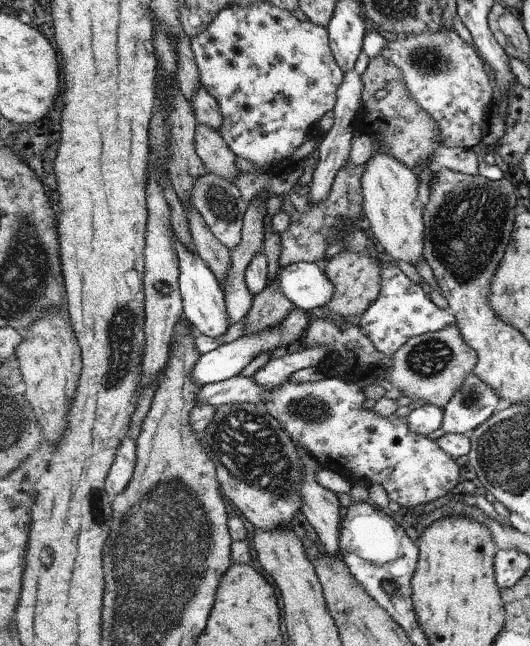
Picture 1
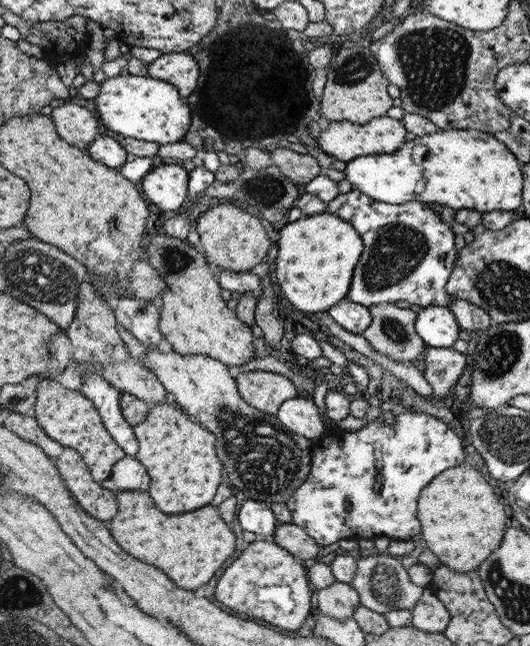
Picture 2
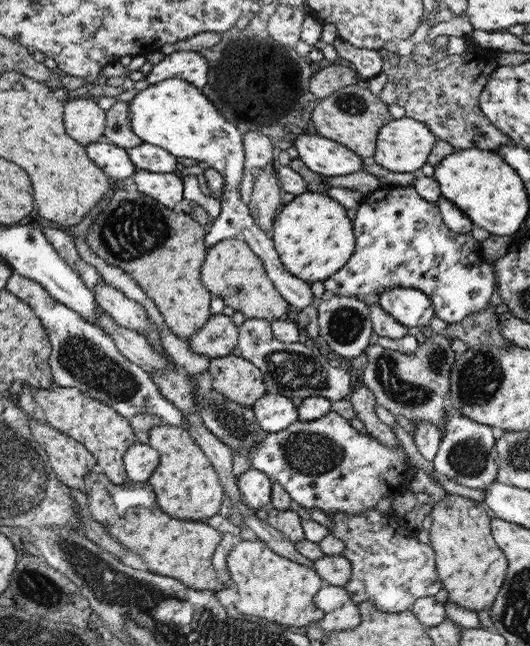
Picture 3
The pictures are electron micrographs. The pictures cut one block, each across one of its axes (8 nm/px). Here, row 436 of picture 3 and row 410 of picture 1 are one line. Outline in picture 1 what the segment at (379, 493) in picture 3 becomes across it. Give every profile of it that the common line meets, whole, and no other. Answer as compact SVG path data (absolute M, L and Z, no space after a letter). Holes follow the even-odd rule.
M237 375L216 383L207 383L196 394L196 405L205 403L220 407L233 403L249 403L256 407L260 405L286 430L289 438L304 449L315 461L319 468L328 468L333 472L339 472L346 478L350 486L354 484L379 484L385 490L388 500L395 502L405 509L413 509L421 504L429 504L436 498L445 496L455 488L459 482L459 468L452 456L439 448L435 439L429 439L427 435L411 432L406 417L394 414L378 415L372 409L363 407L361 387L356 382L341 377L324 377L319 381L305 381L291 383L285 381L279 386L266 389L255 382L251 377Z

